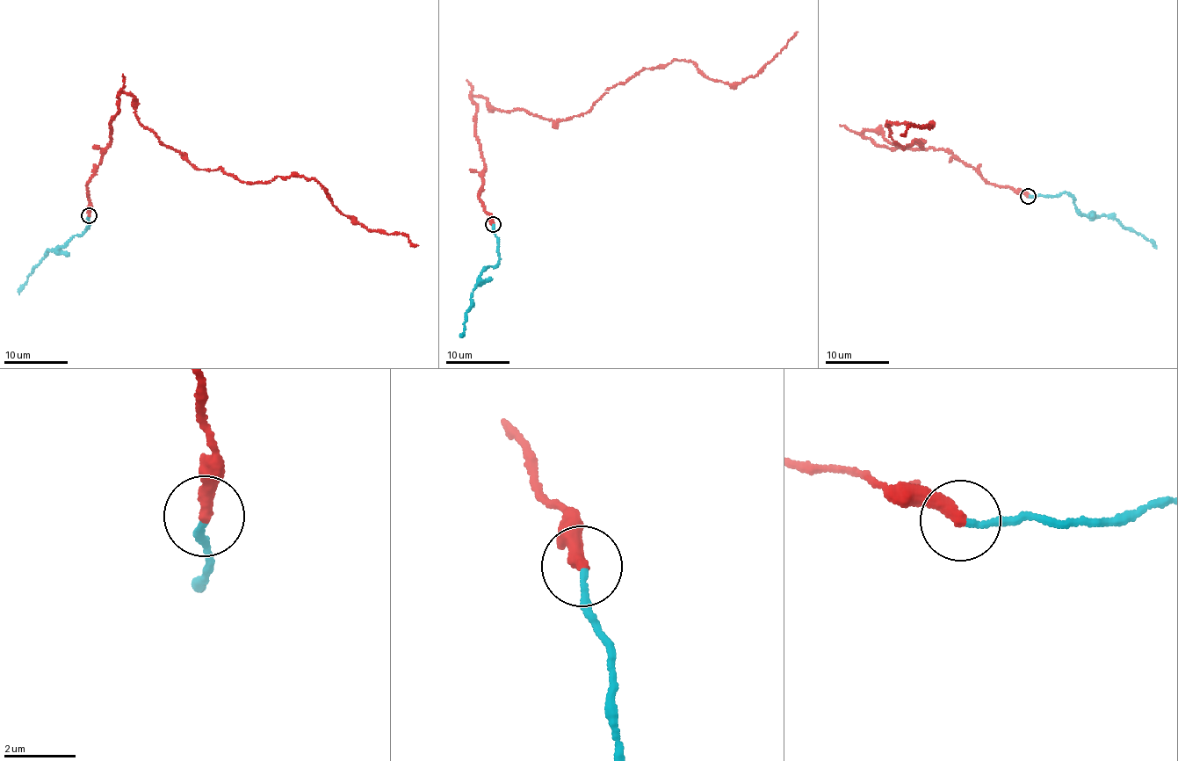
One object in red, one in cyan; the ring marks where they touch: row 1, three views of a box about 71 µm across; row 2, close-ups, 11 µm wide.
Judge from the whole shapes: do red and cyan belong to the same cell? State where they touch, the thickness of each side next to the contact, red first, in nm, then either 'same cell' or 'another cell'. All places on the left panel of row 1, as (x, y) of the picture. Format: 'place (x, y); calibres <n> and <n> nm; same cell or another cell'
place (89, 215); calibres 360 and 180 nm; same cell

